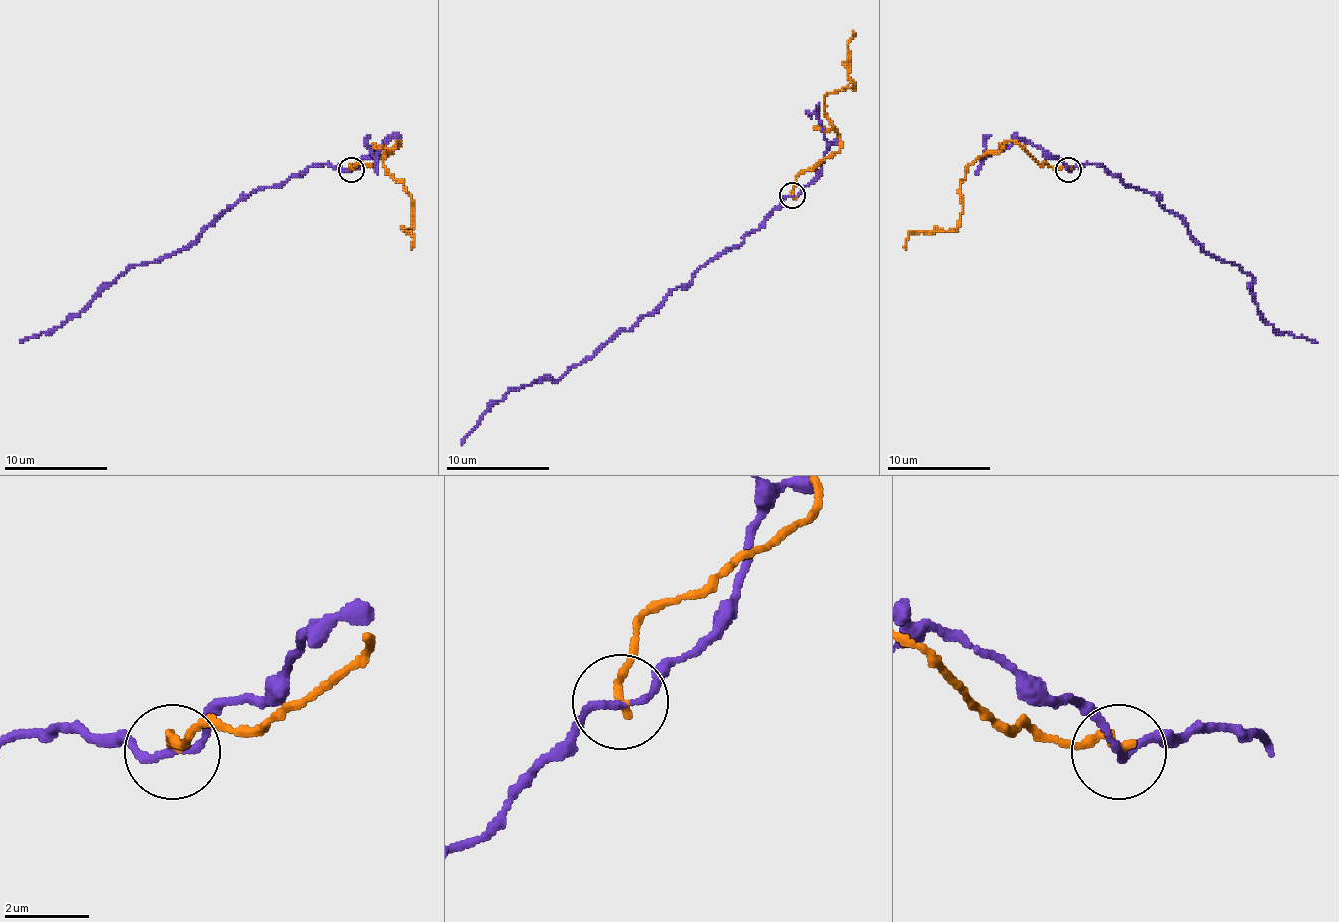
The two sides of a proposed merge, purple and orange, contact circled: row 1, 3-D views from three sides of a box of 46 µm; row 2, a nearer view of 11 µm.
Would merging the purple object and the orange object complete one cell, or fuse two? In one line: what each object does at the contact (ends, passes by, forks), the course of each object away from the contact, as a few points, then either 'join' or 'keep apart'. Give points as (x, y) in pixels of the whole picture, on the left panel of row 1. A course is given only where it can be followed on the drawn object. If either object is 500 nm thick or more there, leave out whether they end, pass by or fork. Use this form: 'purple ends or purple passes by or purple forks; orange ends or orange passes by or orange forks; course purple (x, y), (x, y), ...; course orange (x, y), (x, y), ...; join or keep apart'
purple passes by; orange ends; course purple (351, 169), (318, 164), (297, 177), (251, 192), (194, 241), (173, 254), (131, 265), (80, 311), (20, 342); course orange (351, 169), (375, 164), (398, 140), (383, 156), (383, 164), (411, 197), (406, 231), (414, 239), (411, 249); keep apart

